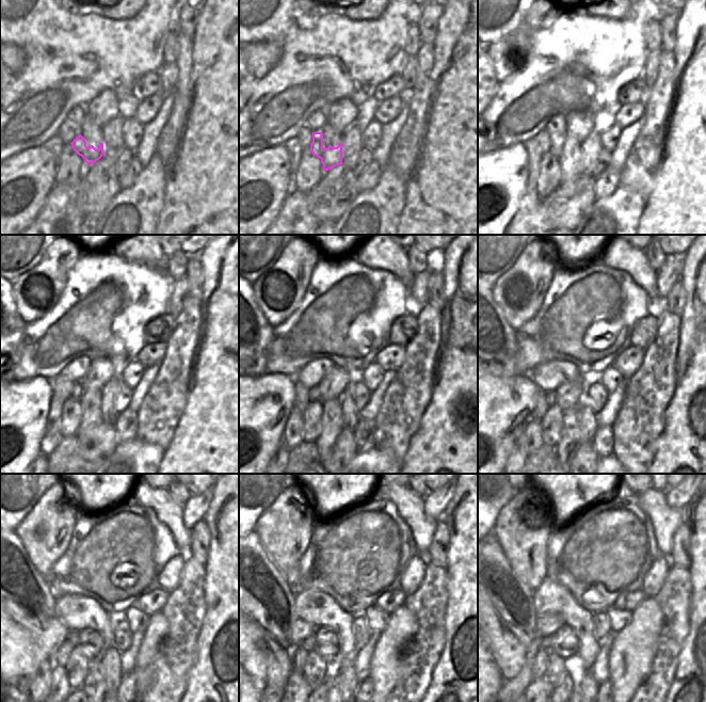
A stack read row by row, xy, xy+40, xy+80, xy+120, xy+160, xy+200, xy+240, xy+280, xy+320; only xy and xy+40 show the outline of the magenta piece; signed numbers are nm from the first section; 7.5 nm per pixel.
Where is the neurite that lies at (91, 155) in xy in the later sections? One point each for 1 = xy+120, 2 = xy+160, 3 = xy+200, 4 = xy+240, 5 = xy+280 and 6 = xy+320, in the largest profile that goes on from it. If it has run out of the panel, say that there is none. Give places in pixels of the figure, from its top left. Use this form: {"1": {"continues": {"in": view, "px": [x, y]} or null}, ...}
{"1": {"continues": {"in": "xy+120", "px": [91, 398]}}, "2": {"continues": {"in": "xy+160", "px": [332, 417]}}, "3": {"continues": {"in": "xy+200", "px": [570, 441]}}, "4": {"continues": {"in": "xy+240", "px": [94, 685]}}, "5": {"continues": {"in": "xy+280", "px": [332, 679]}}, "6": {"continues": {"in": "xy+320", "px": [576, 690]}}}

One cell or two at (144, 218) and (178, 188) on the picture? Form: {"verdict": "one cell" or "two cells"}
{"verdict": "two cells"}

